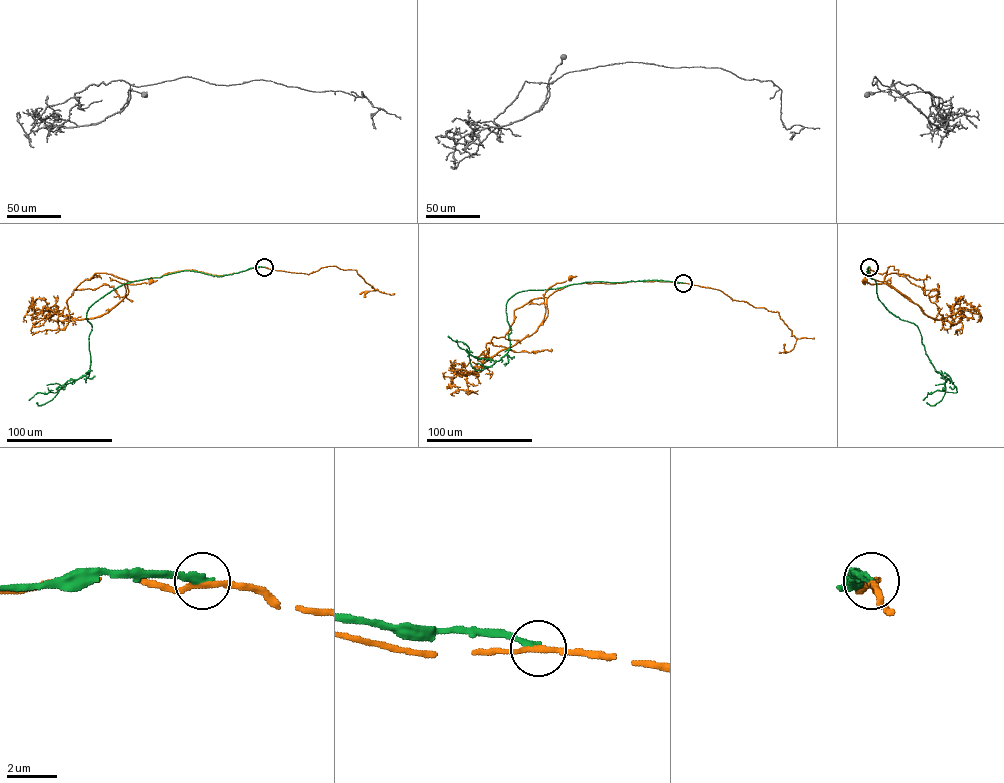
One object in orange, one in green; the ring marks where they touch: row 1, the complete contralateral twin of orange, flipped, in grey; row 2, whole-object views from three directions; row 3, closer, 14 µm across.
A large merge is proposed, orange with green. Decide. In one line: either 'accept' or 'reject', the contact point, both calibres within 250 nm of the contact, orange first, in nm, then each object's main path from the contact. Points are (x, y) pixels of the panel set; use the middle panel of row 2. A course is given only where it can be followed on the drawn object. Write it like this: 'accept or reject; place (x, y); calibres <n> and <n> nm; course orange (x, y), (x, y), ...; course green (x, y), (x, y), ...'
reject; place (683, 283); calibres 200 and 300 nm; course orange (683, 283), (642, 280), (568, 285), (547, 298), (548, 315), (541, 324), (545, 312), (545, 292), (569, 278); course green (683, 283), (585, 282), (519, 292), (506, 303), (509, 349), (481, 370), (471, 365), (466, 345), (448, 336)

